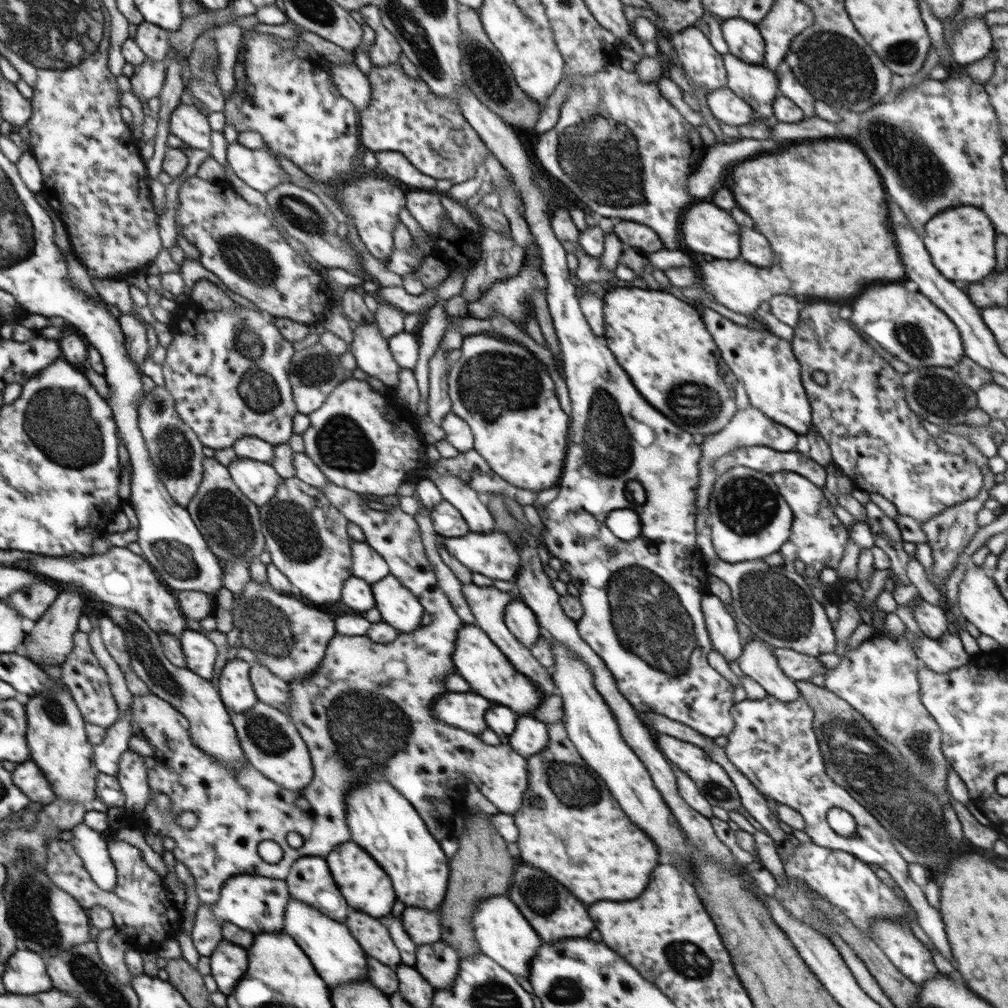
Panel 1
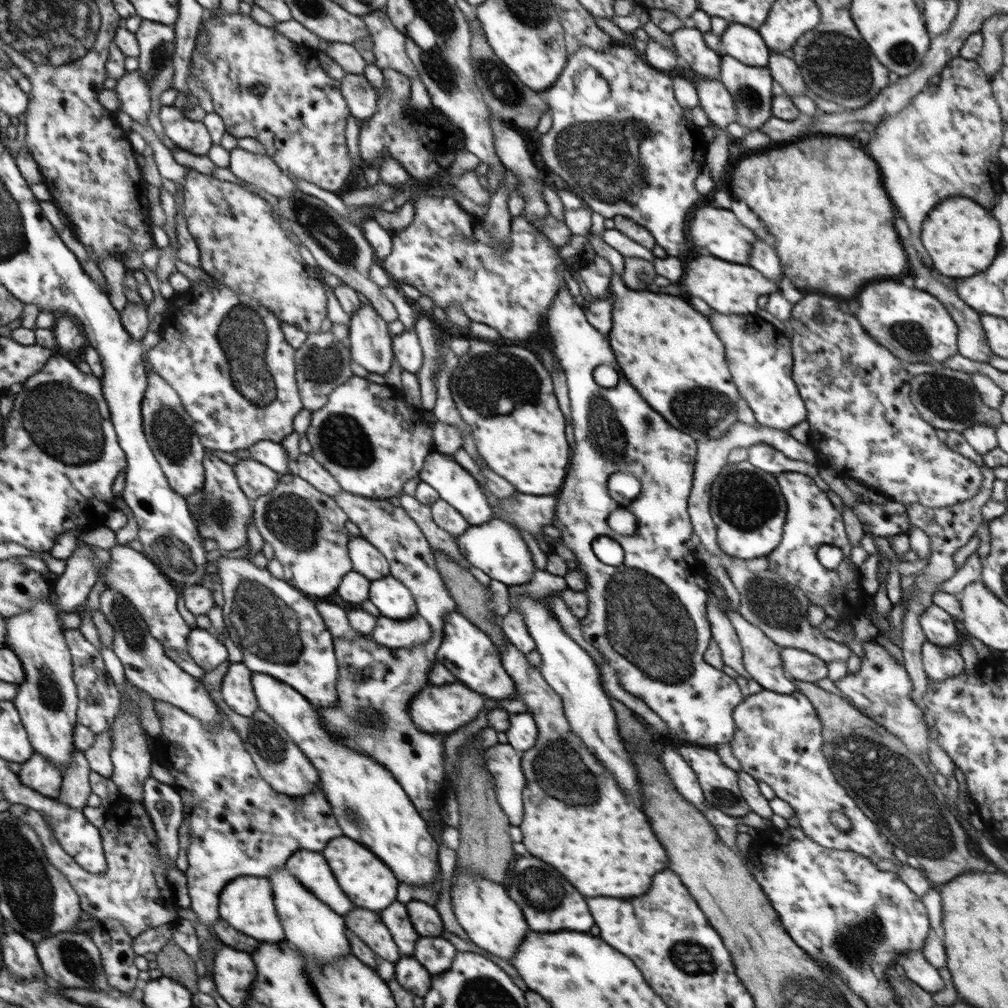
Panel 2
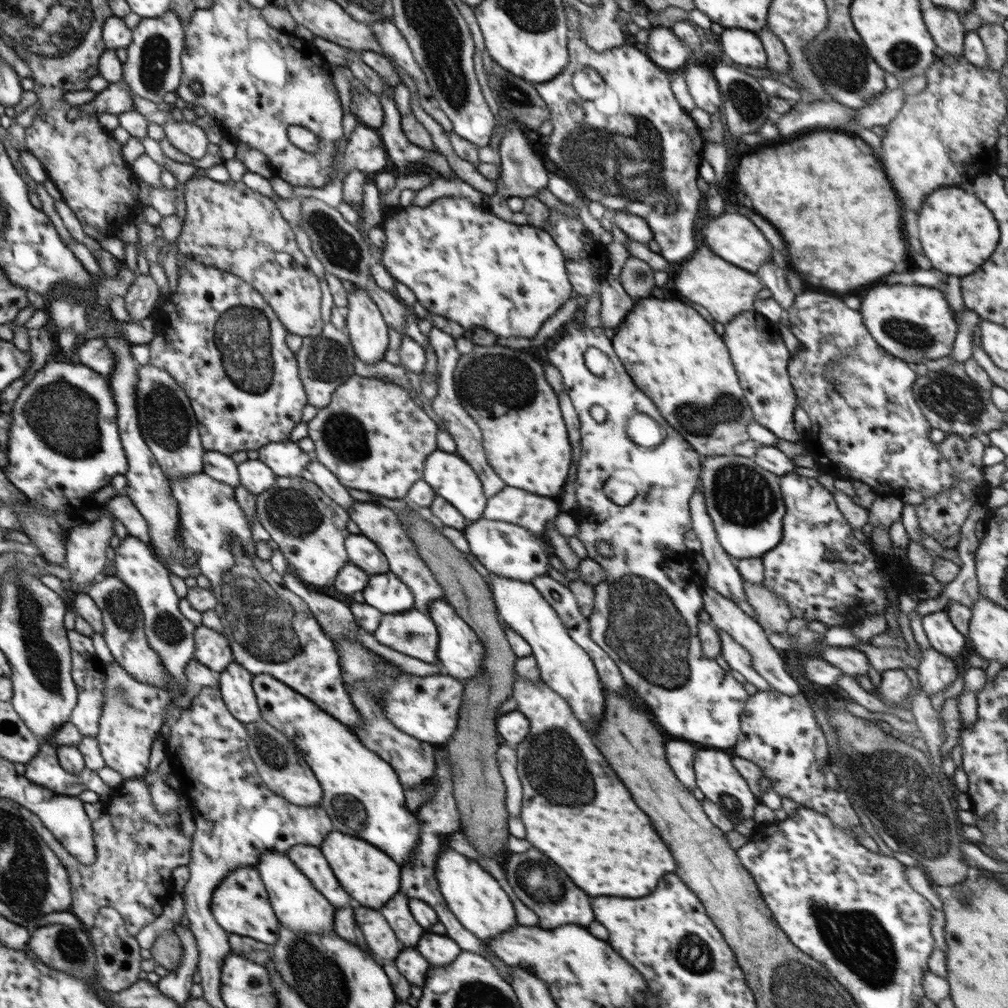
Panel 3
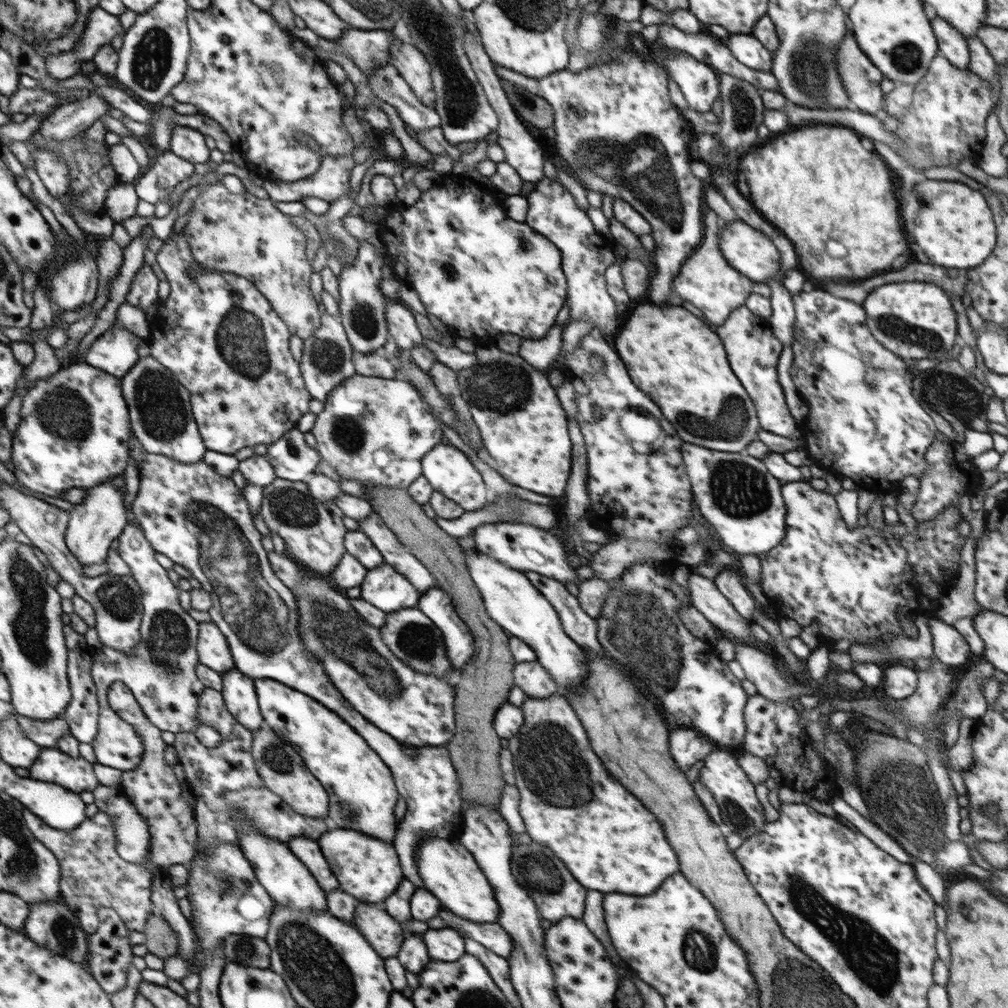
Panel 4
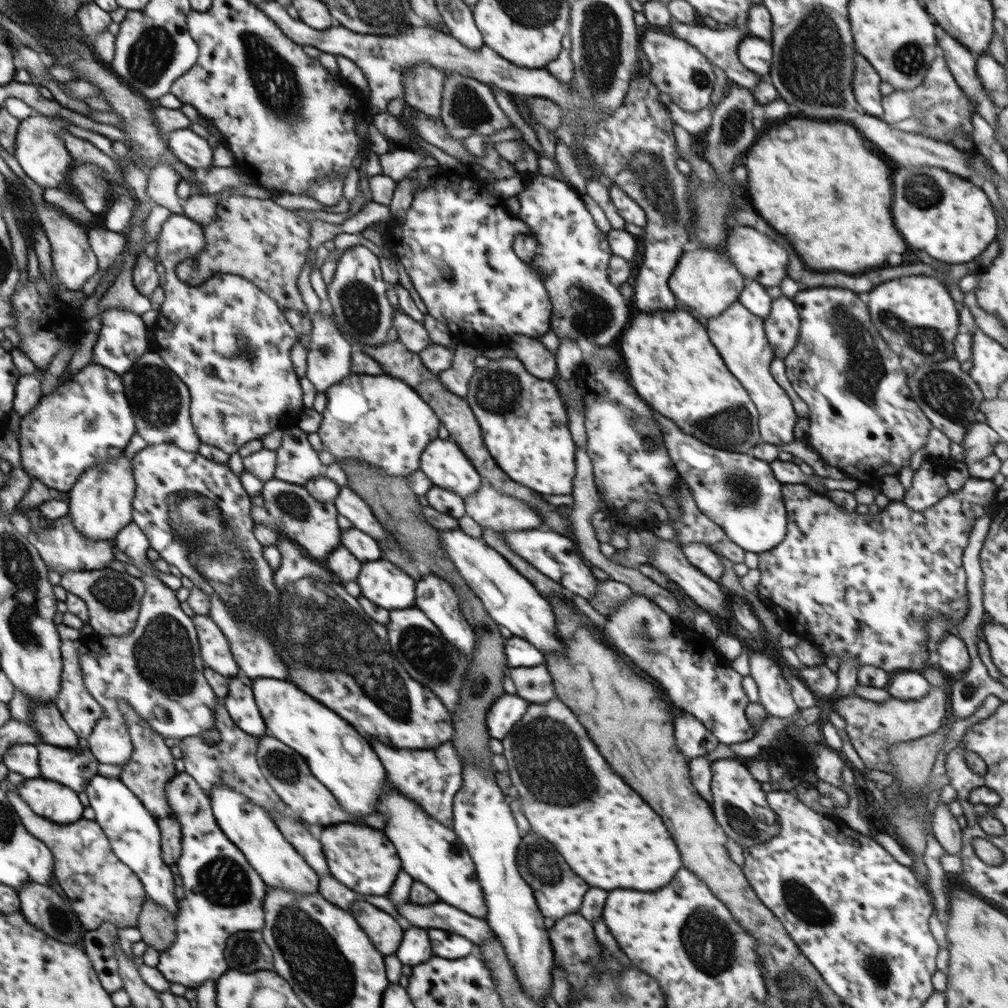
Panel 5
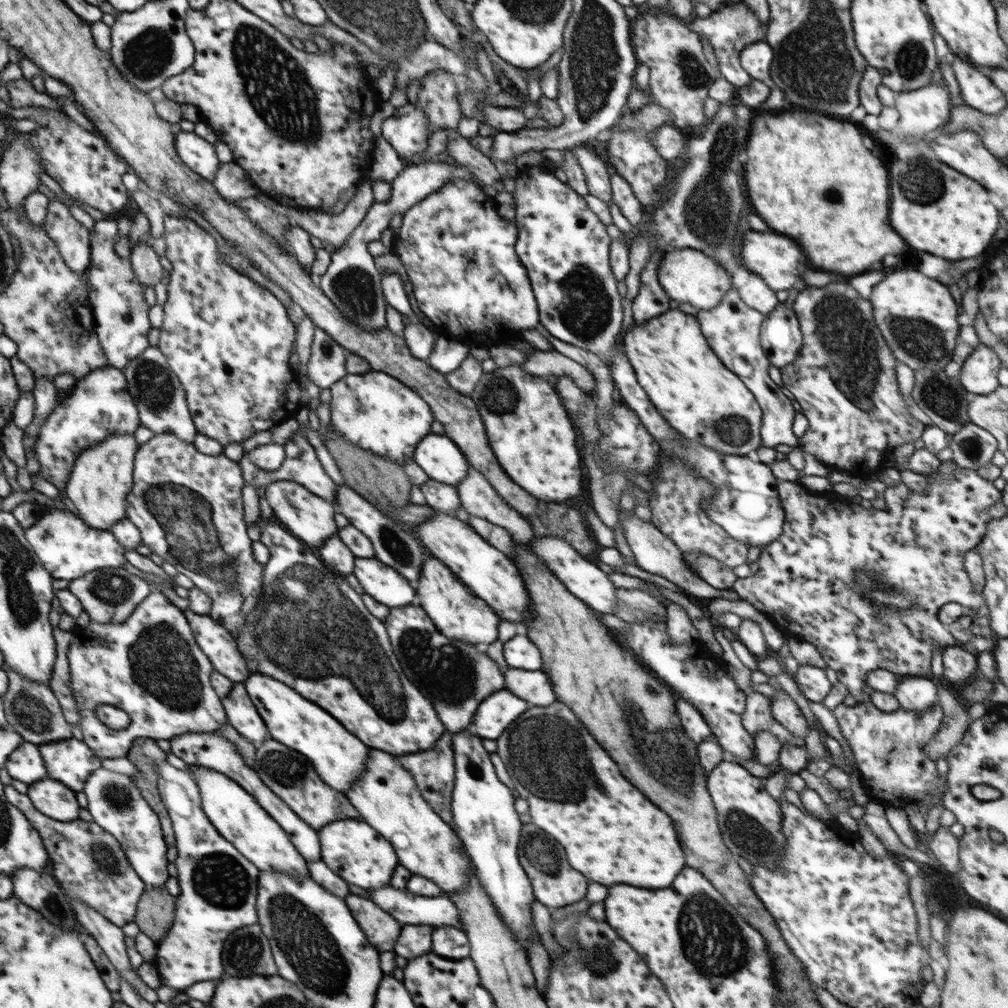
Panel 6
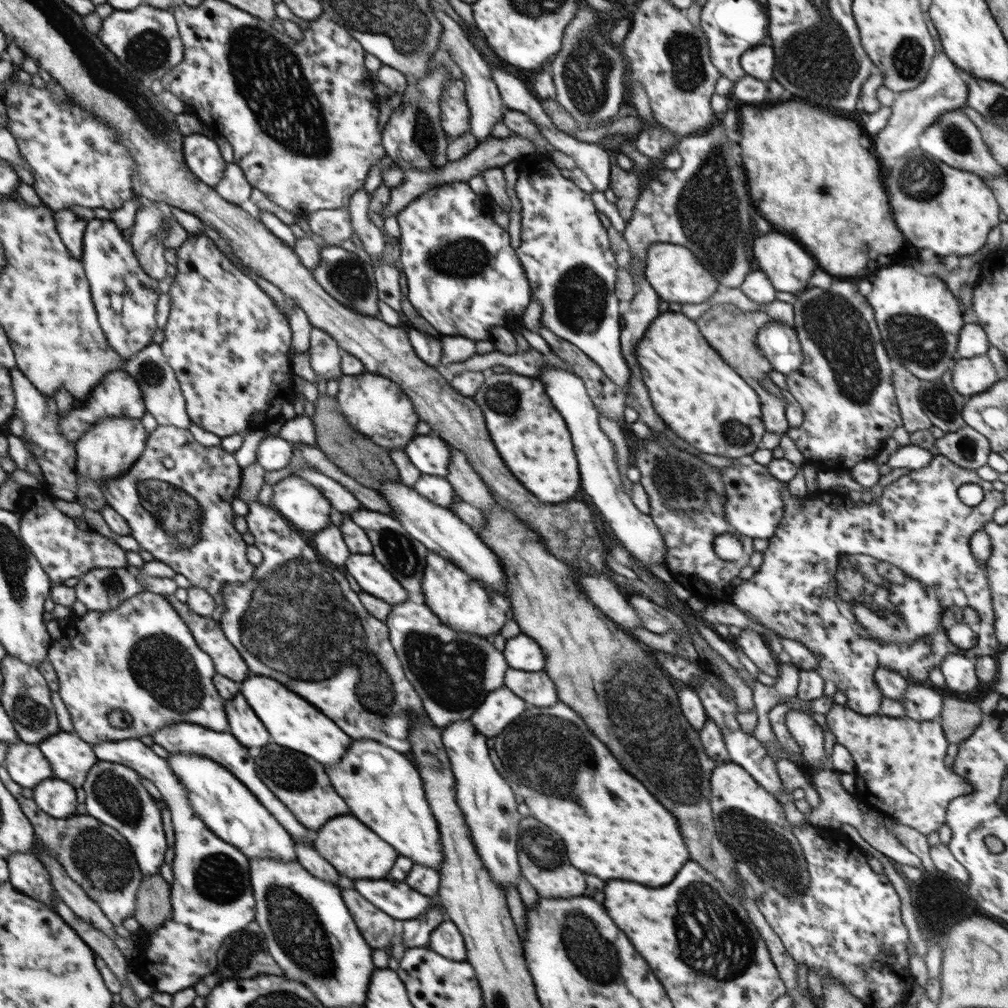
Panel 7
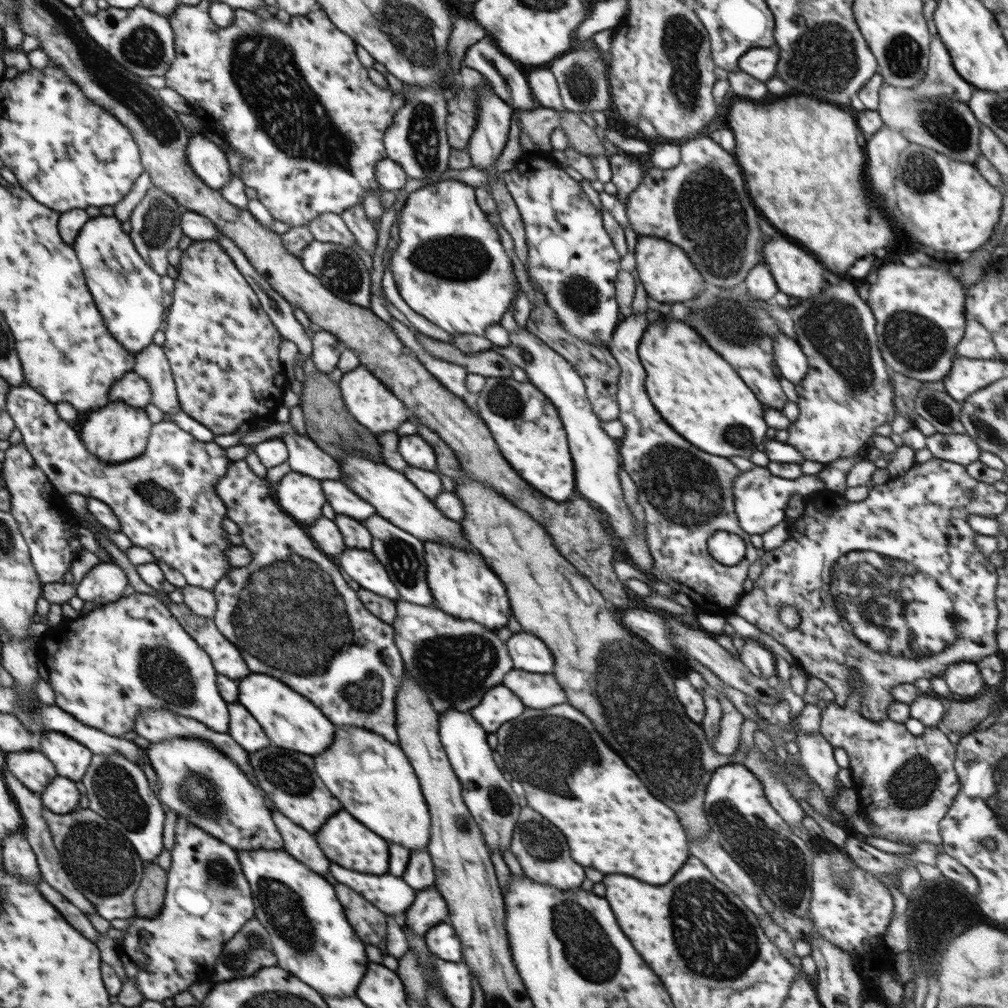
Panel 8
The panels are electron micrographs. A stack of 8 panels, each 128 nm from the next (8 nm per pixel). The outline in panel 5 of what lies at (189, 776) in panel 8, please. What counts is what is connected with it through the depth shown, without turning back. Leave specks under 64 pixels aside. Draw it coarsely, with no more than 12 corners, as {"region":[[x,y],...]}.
{"region":[[221,784],[213,816],[268,887],[319,892],[269,813]]}

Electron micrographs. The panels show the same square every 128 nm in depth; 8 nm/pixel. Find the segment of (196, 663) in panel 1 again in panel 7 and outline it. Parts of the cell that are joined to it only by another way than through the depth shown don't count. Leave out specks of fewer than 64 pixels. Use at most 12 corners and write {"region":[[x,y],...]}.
{"region":[[165,597],[217,673],[240,684],[249,666],[211,616]]}

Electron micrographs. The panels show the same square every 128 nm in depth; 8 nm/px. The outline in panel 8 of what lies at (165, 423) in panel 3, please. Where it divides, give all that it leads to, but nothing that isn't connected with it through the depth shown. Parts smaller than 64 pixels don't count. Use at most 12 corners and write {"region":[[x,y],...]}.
{"region":[[160,346],[138,353],[133,371],[149,381],[165,420],[181,410],[172,366]]}

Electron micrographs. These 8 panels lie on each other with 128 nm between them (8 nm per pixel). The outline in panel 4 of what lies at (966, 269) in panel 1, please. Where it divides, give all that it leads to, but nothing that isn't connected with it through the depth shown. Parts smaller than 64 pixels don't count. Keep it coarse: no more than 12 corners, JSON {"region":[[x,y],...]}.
{"region":[[960,181],[902,192],[906,232],[932,264],[978,267],[996,228]]}

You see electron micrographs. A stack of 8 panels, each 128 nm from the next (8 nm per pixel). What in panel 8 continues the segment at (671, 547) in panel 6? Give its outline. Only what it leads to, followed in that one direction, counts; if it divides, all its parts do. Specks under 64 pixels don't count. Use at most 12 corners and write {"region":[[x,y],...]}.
{"region":[[526,326],[493,345],[553,402],[576,488],[623,541],[637,522],[621,454],[582,377]]}

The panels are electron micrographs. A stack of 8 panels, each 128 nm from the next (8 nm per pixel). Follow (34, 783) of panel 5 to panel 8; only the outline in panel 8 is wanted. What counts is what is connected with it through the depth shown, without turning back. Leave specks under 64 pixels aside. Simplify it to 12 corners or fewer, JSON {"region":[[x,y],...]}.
{"region":[[56,776],[40,793],[43,808],[69,814],[80,792],[69,778]]}

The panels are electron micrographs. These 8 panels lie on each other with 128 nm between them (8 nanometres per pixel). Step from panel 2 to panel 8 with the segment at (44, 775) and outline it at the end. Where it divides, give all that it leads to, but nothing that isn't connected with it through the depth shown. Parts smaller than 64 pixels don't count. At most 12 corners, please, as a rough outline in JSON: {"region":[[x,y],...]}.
{"region":[[48,731],[40,753],[58,776],[82,780],[93,753],[65,733]]}

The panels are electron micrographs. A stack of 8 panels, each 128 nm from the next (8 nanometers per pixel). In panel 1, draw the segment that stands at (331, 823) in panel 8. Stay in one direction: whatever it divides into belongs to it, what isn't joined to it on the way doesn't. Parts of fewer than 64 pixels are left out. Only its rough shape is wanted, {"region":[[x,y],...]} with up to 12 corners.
{"region":[[351,840],[325,856],[356,911],[390,914],[395,892],[373,856]]}

